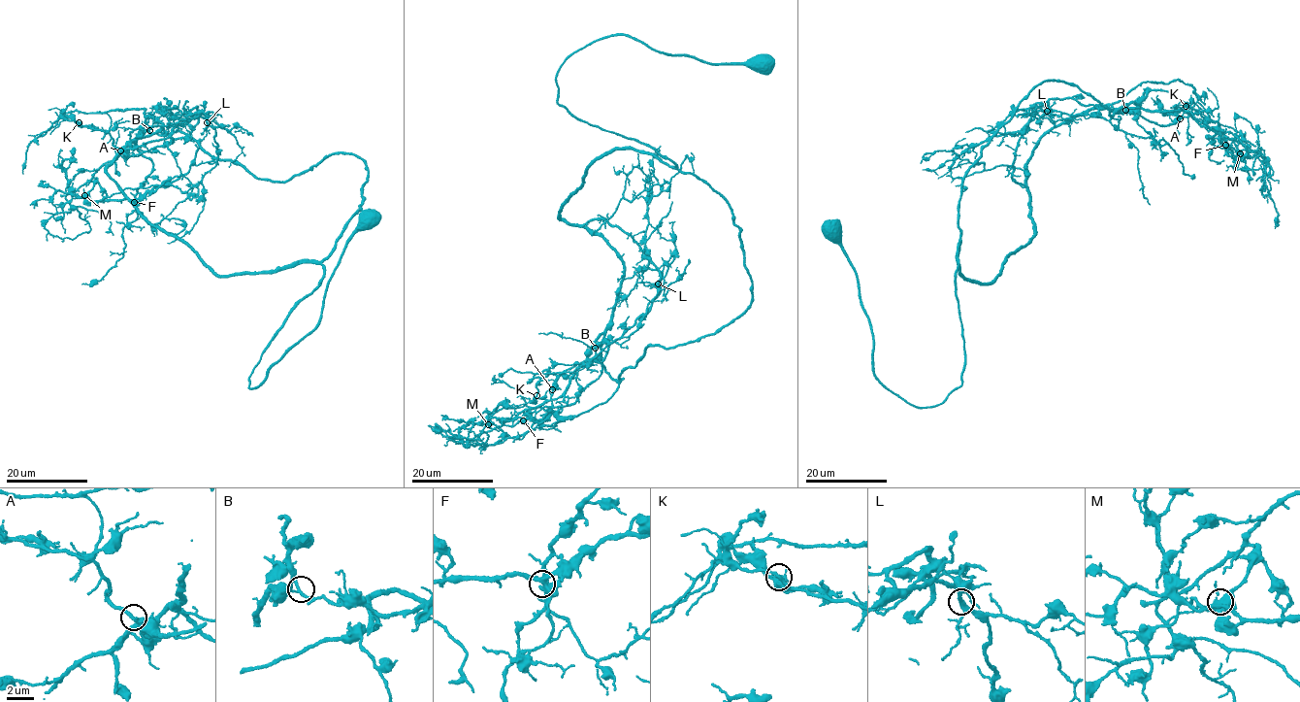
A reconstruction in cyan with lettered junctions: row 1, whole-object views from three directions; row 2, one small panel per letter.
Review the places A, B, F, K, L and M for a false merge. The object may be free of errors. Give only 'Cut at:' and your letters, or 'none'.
Cut at: none

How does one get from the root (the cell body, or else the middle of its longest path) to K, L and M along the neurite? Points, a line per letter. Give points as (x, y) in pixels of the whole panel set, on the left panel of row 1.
K: (368, 219), (250, 389), (366, 163), (271, 182), (178, 131), (129, 155), (79, 122)
L: (368, 219), (317, 326), (250, 389), (262, 351), (323, 266), (221, 278), (107, 172), (121, 151), (208, 123)
M: (368, 219), (250, 389), (366, 163), (271, 182), (199, 143), (166, 185), (84, 195)

